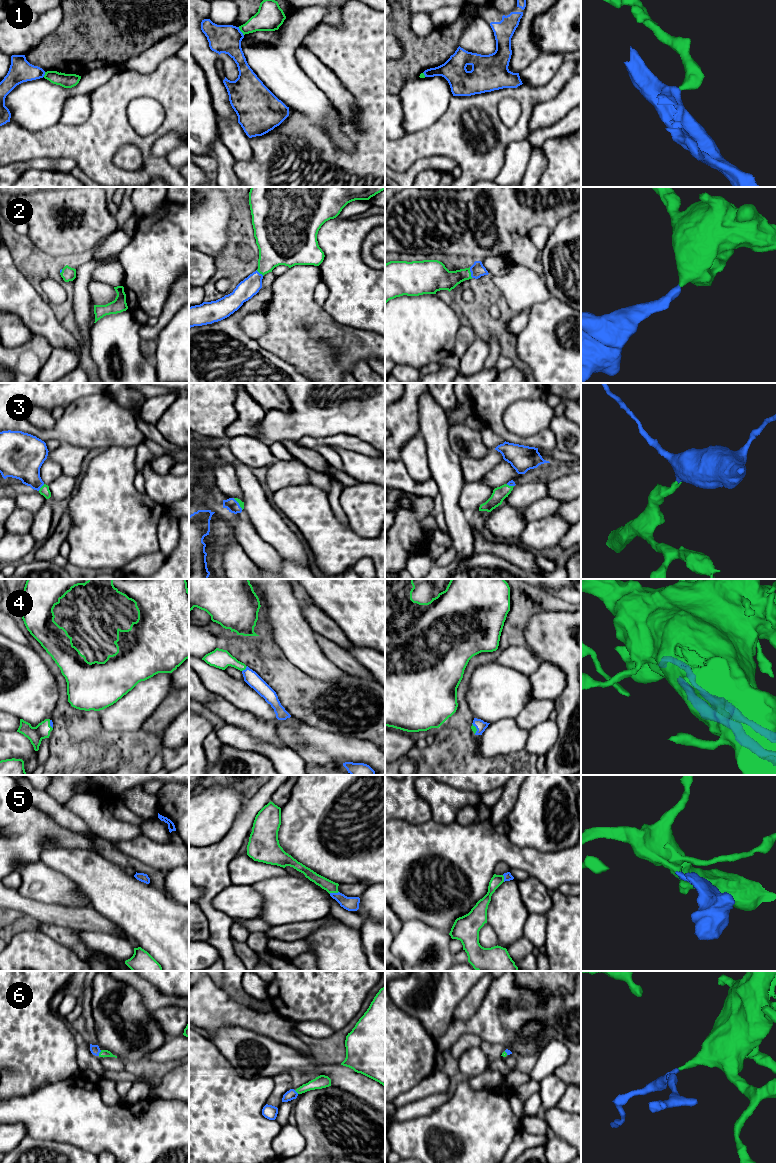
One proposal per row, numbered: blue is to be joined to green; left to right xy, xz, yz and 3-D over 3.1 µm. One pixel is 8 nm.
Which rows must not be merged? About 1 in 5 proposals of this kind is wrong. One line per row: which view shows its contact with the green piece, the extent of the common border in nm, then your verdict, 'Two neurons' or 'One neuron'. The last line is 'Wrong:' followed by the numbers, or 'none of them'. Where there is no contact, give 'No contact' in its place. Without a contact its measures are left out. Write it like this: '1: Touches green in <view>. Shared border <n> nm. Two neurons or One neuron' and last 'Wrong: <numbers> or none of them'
1: Touches green in xz. Shared border 80 nm. Two neurons
2: Touches green in yz. Shared border 90 nm. One neuron
3: Touches green in xy. Shared border 80 nm. One neuron
4: Touches green in xz. Shared border 60 nm. One neuron
5: Touches green in xz. Shared border 80 nm. One neuron
6: Touches green in xy. Shared border 50 nm. One neuron
Wrong: 1

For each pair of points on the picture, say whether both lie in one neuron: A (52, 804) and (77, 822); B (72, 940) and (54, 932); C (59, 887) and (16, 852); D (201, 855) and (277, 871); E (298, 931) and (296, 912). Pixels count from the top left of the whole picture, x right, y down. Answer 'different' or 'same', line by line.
A: same
B: same
C: different
D: different
E: different

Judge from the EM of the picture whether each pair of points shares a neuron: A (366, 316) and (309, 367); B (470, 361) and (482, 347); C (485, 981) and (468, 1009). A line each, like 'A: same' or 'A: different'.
A: different
B: same
C: same

